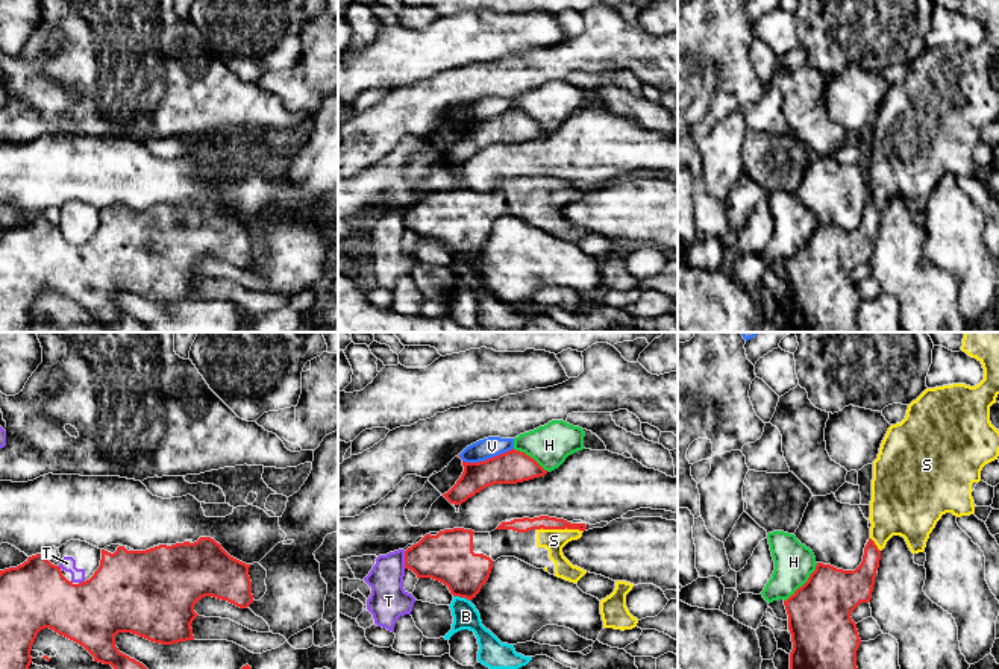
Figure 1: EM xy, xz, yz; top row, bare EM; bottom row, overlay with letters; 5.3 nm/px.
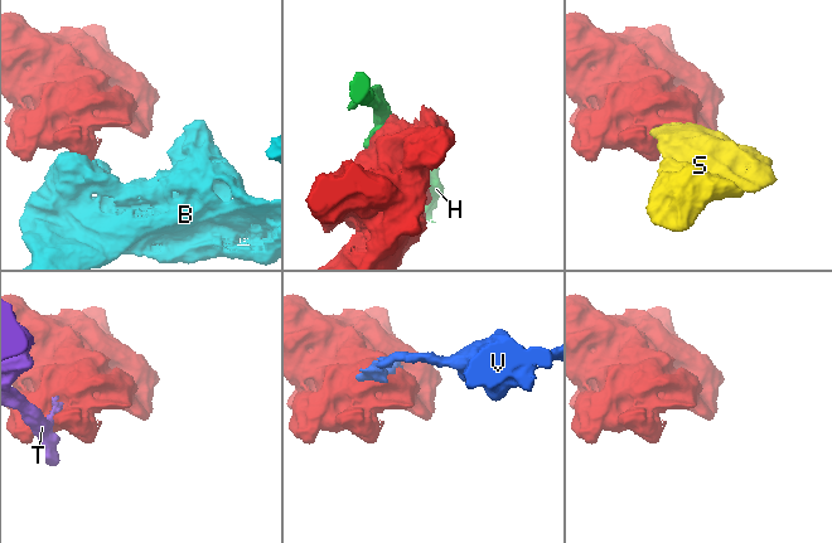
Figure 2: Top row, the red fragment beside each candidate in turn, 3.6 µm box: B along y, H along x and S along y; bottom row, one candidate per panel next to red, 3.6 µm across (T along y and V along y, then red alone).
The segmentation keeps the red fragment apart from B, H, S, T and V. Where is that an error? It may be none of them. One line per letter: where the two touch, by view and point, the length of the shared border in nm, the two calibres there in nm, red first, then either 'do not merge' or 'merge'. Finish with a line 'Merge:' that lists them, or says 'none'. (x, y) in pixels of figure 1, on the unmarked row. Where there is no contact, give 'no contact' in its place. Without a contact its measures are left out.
B: xz (463, 257) | 100 nm | 280/140 nm | do not merge
H: yz (805, 243) | 280 nm | 340/200 nm | do not merge
S: xz (560, 188) | 240 nm | 80/120 nm | merge
T: xz (405, 220) | 100 nm | 280/200 nm | do not merge
V: xz (488, 119) | 280 nm | 170/110 nm | do not merge
Merge: S

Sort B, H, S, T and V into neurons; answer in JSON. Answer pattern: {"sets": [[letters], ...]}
{"sets": [["B"], ["H"], ["S"], ["T"], ["V"]]}

